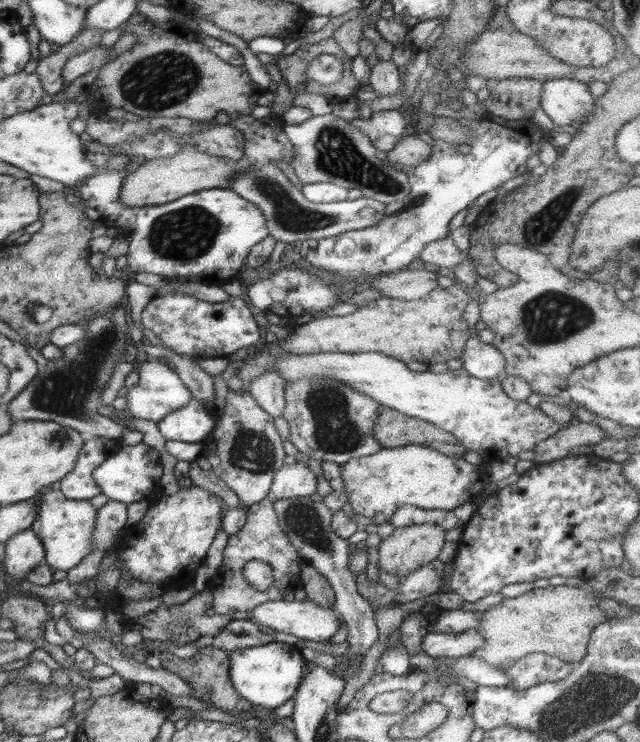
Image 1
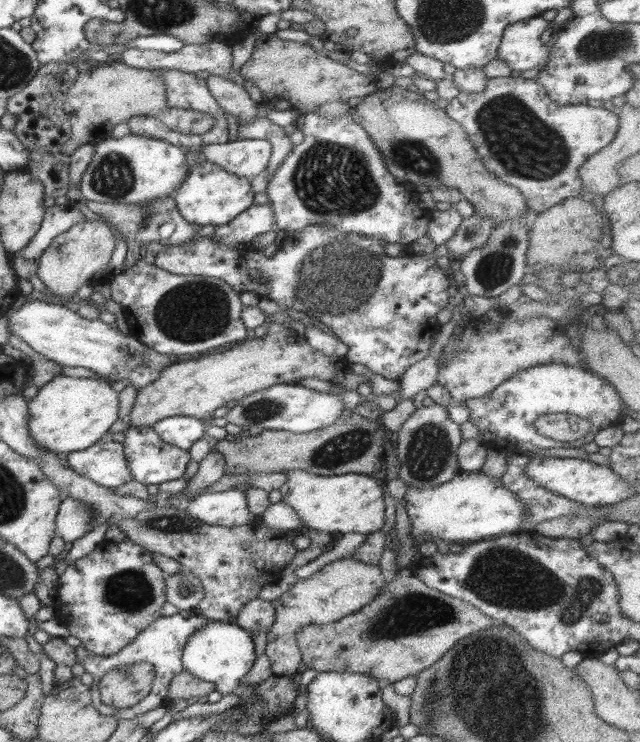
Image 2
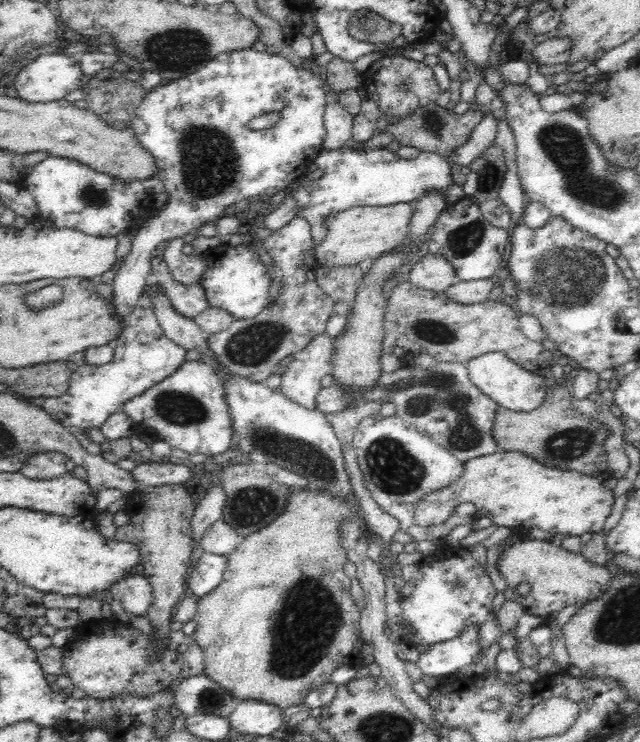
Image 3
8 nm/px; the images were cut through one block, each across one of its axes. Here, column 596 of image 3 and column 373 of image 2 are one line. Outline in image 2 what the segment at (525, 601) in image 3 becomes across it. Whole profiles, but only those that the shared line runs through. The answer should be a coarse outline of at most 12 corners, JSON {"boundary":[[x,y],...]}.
{"boundary":[[376,564],[324,565],[271,601],[273,674],[298,676],[296,631],[366,606],[386,584]]}

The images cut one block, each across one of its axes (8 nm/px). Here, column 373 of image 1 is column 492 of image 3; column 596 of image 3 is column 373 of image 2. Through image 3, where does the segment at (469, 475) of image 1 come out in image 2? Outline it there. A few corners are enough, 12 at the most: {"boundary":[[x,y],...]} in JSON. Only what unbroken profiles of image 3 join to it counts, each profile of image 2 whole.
{"boundary":[[286,470],[279,489],[306,528],[370,534],[381,477]]}

